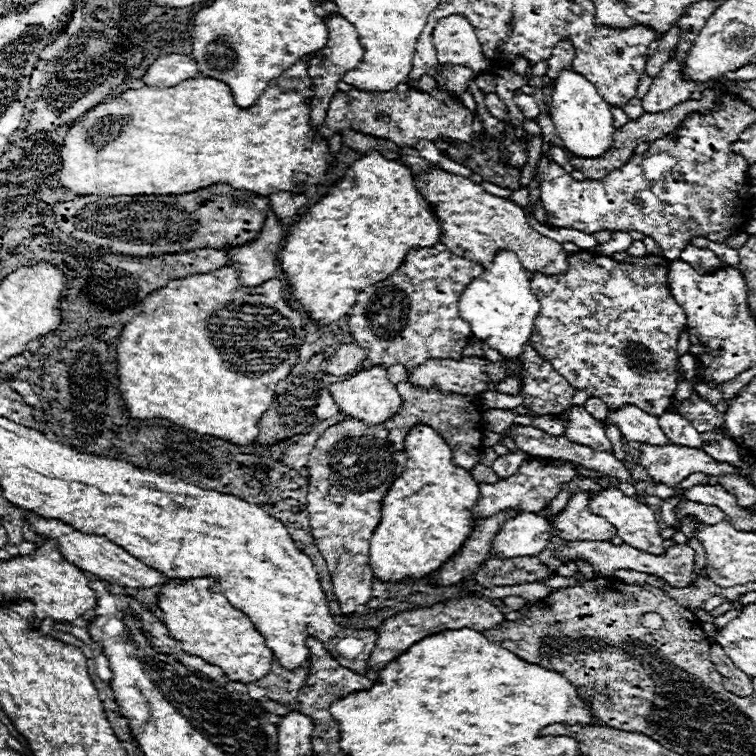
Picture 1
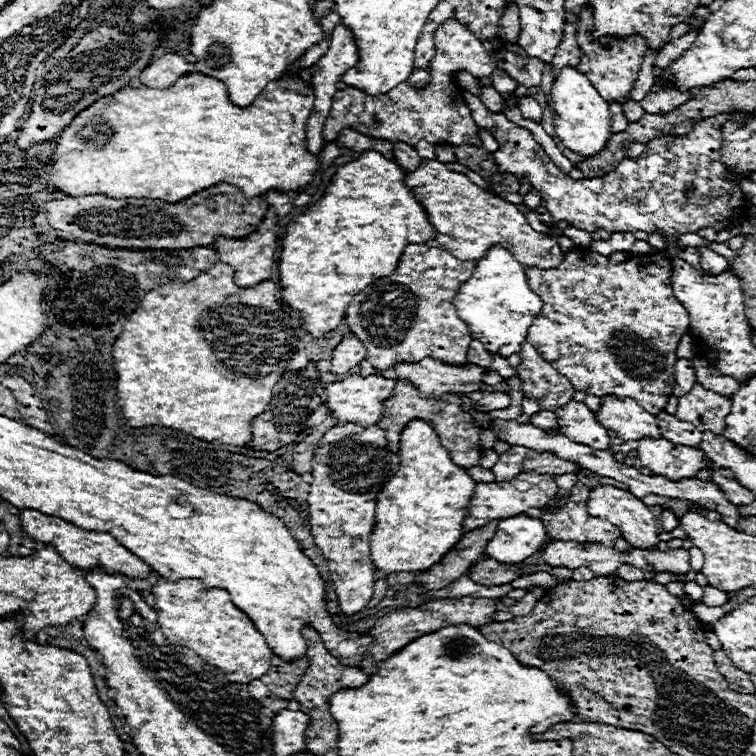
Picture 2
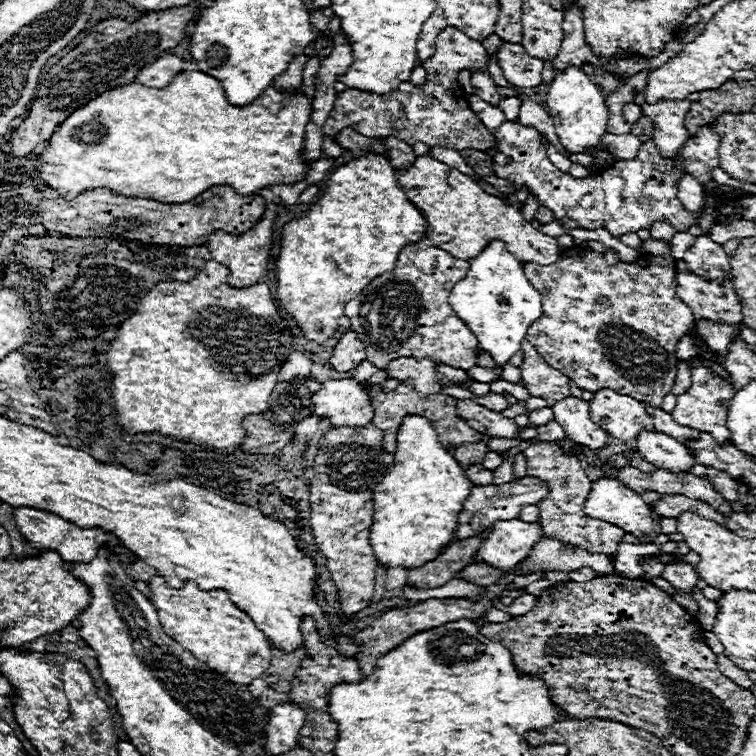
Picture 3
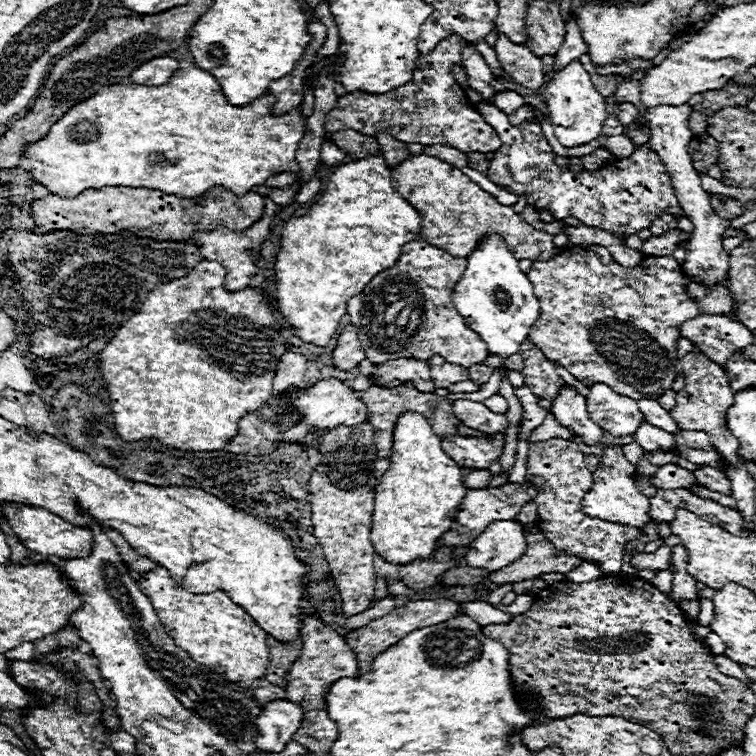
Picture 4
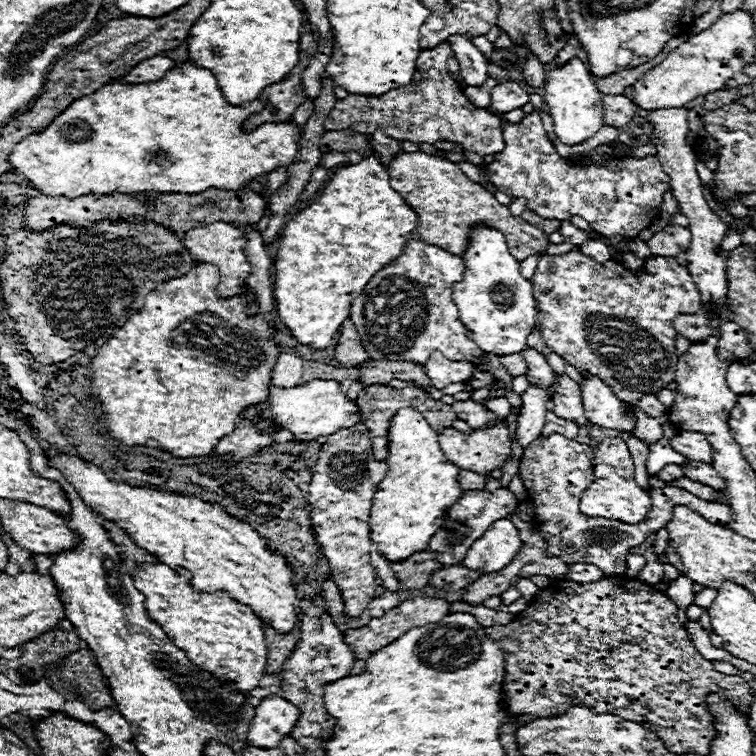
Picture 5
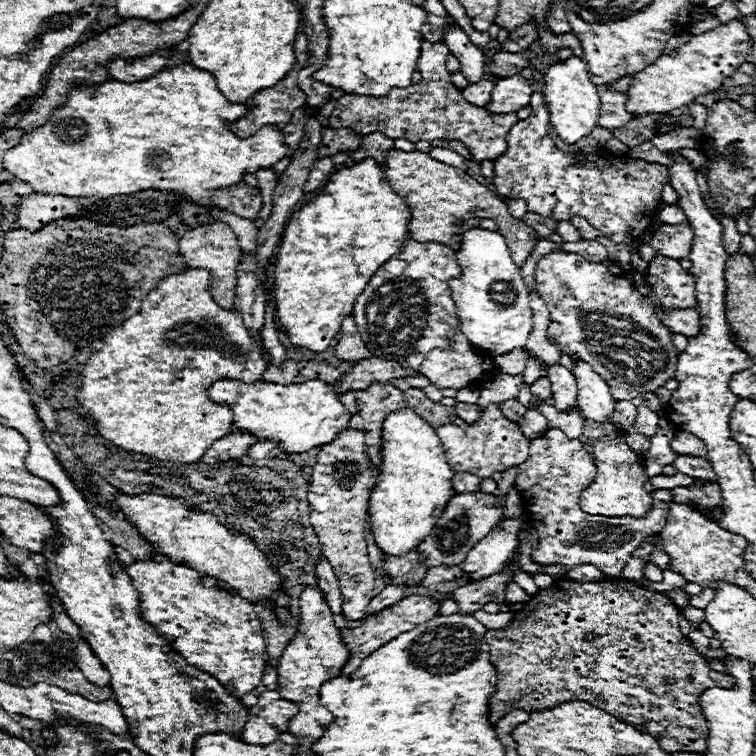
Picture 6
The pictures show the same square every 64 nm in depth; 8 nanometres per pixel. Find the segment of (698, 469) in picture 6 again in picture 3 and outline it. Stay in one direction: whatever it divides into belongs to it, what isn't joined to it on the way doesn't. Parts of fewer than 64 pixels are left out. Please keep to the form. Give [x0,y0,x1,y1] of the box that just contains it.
[702,468,738,500]

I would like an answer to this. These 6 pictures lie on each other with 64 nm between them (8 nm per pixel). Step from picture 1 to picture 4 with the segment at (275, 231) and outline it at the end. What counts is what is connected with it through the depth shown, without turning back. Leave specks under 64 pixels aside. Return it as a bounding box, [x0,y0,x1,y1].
[190,196,276,292]

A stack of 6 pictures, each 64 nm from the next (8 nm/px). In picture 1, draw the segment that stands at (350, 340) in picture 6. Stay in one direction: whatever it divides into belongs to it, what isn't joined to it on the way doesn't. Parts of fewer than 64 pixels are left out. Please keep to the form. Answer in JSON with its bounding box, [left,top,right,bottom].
[328,342,366,376]

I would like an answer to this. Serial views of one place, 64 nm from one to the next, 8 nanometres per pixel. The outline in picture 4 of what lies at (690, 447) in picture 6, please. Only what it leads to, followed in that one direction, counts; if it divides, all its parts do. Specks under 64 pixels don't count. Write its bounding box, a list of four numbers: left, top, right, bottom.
[674,432,720,468]

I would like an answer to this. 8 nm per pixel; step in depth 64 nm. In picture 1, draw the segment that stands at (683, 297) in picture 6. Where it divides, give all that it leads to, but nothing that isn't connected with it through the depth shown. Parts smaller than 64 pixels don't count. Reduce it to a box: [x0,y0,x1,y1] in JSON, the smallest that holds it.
[530,250,686,416]

